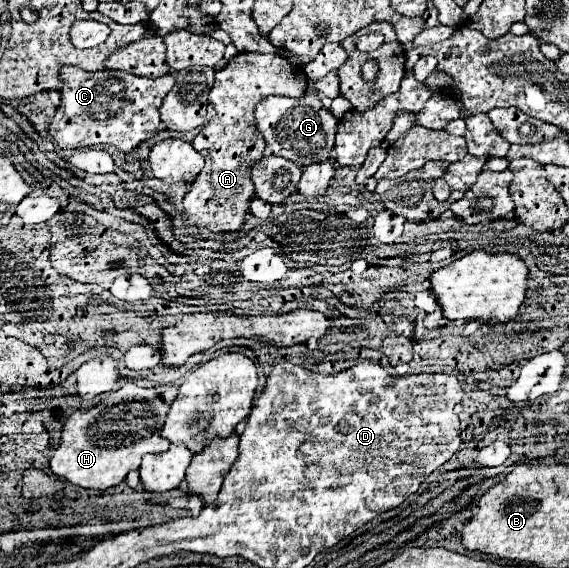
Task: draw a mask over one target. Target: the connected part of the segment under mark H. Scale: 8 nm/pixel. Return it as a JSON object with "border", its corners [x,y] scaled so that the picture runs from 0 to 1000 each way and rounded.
{"border":[[[220,678],[213,710],[174,710],[156,720],[132,720],[107,755],[107,780],[93,794],[90,829],[114,840],[128,854],[156,861],[192,861],[209,854],[230,826],[244,826],[248,805],[258,798],[293,794],[301,780],[283,769],[297,713],[272,692],[272,685]]]}

